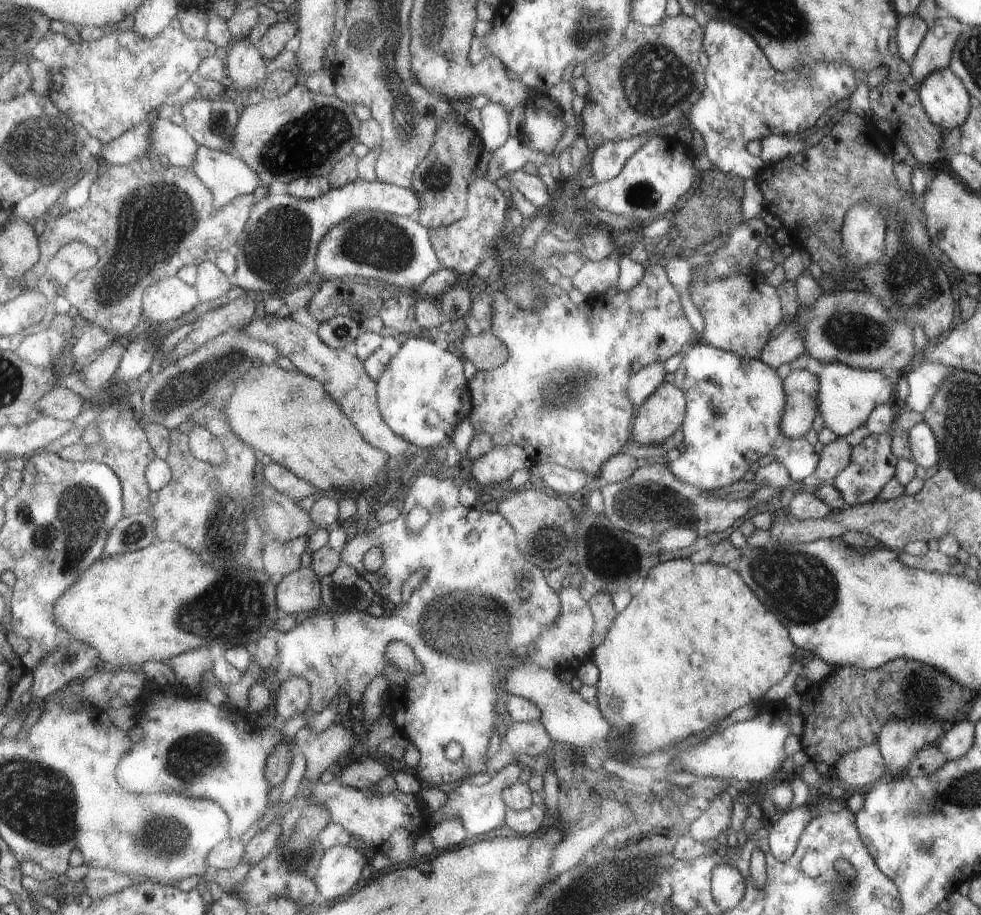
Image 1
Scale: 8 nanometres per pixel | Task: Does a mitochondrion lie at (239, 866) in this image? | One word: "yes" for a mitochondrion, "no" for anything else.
no

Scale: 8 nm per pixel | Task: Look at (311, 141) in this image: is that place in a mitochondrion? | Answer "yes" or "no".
yes

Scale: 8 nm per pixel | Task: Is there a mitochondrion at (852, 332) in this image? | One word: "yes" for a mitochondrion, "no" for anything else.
yes

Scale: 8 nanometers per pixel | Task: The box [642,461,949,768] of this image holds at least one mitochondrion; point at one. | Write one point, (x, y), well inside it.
(801, 588)

